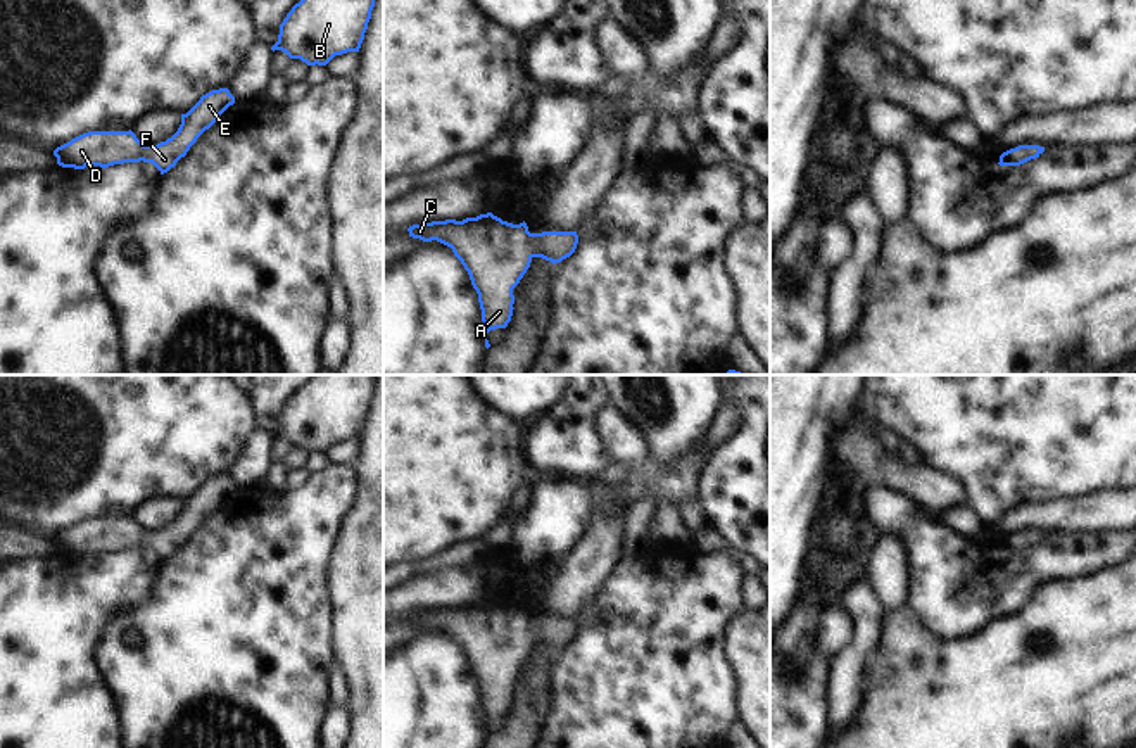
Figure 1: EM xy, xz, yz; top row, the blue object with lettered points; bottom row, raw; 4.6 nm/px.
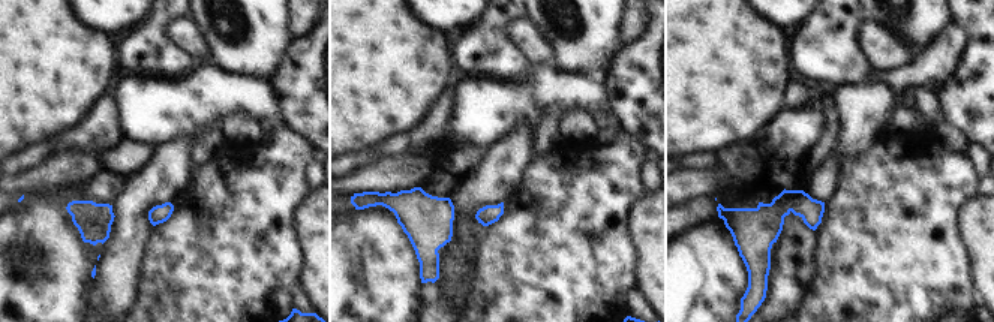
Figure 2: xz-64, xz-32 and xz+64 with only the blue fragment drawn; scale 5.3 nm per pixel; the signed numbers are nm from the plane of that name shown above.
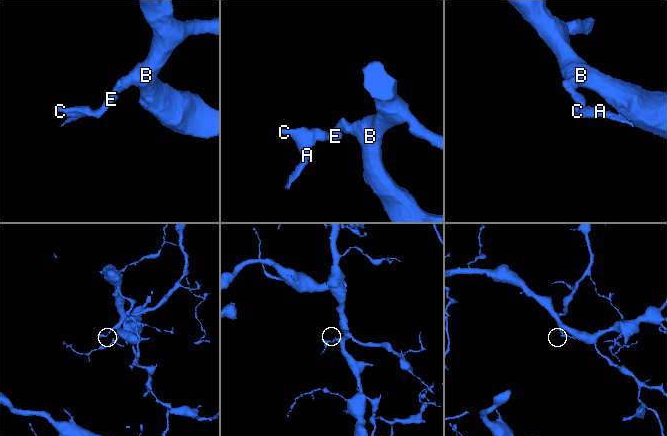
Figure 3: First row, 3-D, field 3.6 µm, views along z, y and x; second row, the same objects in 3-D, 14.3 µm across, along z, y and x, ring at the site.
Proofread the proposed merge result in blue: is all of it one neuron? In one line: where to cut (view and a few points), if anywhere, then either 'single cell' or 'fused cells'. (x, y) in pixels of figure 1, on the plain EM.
no cut | single cell

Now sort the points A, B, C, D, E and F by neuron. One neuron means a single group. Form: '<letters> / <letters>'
A B C D E F

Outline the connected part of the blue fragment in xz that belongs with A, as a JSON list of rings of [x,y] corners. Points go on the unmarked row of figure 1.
[[[492,599],[413,612],[407,618],[413,625],[437,627],[452,636],[478,681],[485,722],[511,708],[513,675],[533,644],[556,651],[570,644],[578,631],[577,618],[530,620],[525,608],[513,612]]]

